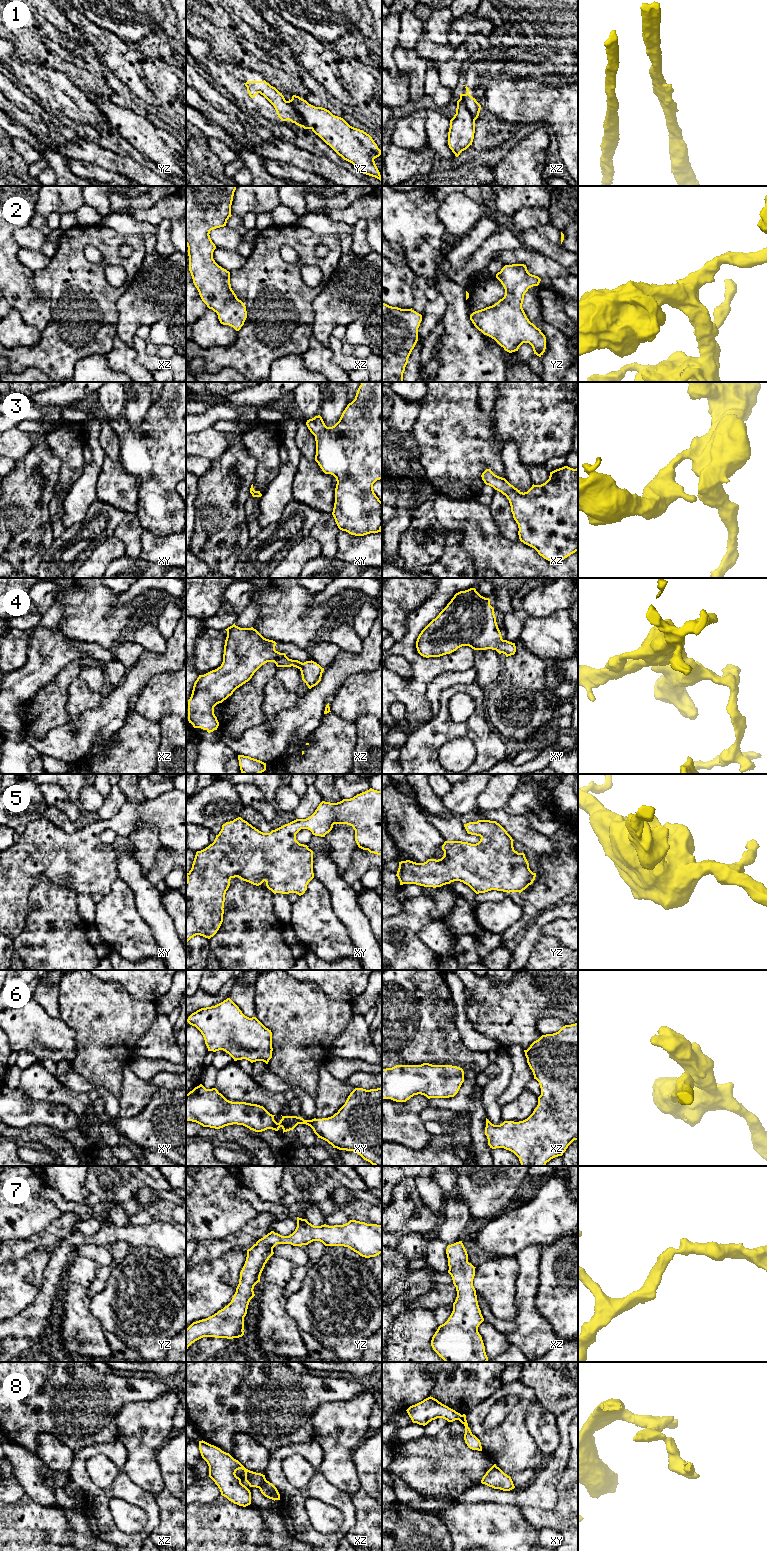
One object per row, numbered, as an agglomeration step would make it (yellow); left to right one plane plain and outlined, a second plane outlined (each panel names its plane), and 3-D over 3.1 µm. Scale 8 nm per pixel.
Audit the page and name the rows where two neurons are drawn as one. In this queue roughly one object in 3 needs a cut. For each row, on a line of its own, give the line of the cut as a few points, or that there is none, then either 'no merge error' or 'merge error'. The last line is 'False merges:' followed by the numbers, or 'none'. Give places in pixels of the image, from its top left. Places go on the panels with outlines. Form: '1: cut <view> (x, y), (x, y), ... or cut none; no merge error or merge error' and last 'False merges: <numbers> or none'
1: cut yz (287, 101), (310, 128); merge error
2: cut none; no merge error
3: cut none; no merge error
4: cut none; no merge error
5: cut none; no merge error
6: cut none; no merge error
7: cut none; no merge error
8: cut xz (266, 1480), (259, 1488); merge error
False merges: 1, 8

